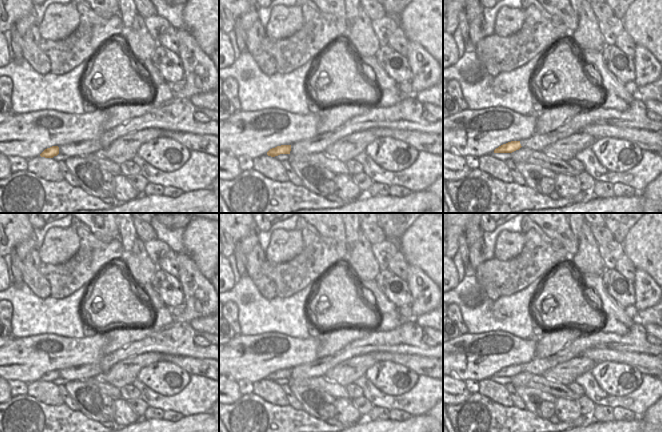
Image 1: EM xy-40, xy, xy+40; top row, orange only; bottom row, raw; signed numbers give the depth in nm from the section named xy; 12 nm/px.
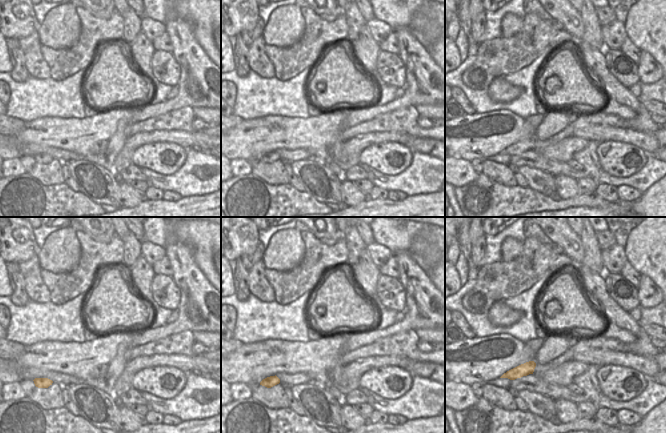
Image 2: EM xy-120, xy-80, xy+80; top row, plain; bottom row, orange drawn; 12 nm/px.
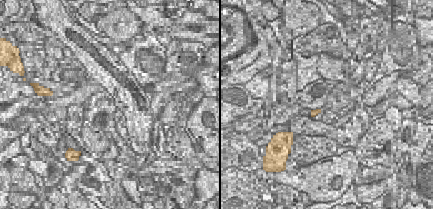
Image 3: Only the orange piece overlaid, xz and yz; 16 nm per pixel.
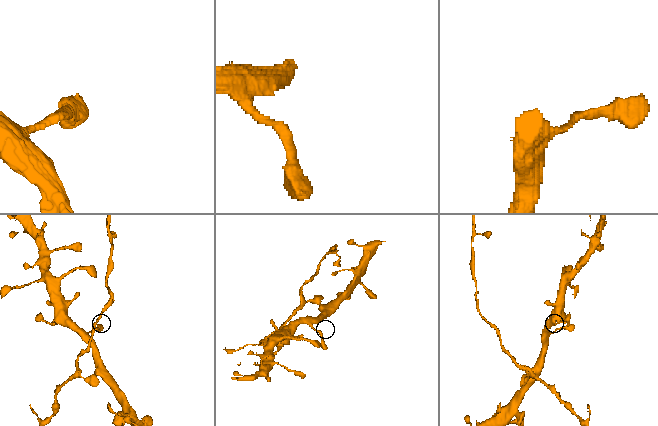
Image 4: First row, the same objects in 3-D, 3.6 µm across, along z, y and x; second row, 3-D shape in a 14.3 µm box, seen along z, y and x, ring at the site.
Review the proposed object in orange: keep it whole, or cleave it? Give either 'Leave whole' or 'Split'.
Leave whole.

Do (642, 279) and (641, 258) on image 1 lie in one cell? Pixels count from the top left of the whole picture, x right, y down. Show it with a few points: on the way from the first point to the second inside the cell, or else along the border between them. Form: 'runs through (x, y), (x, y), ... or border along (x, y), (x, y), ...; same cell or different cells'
border along (636, 268), (645, 271), (651, 277); different cells

